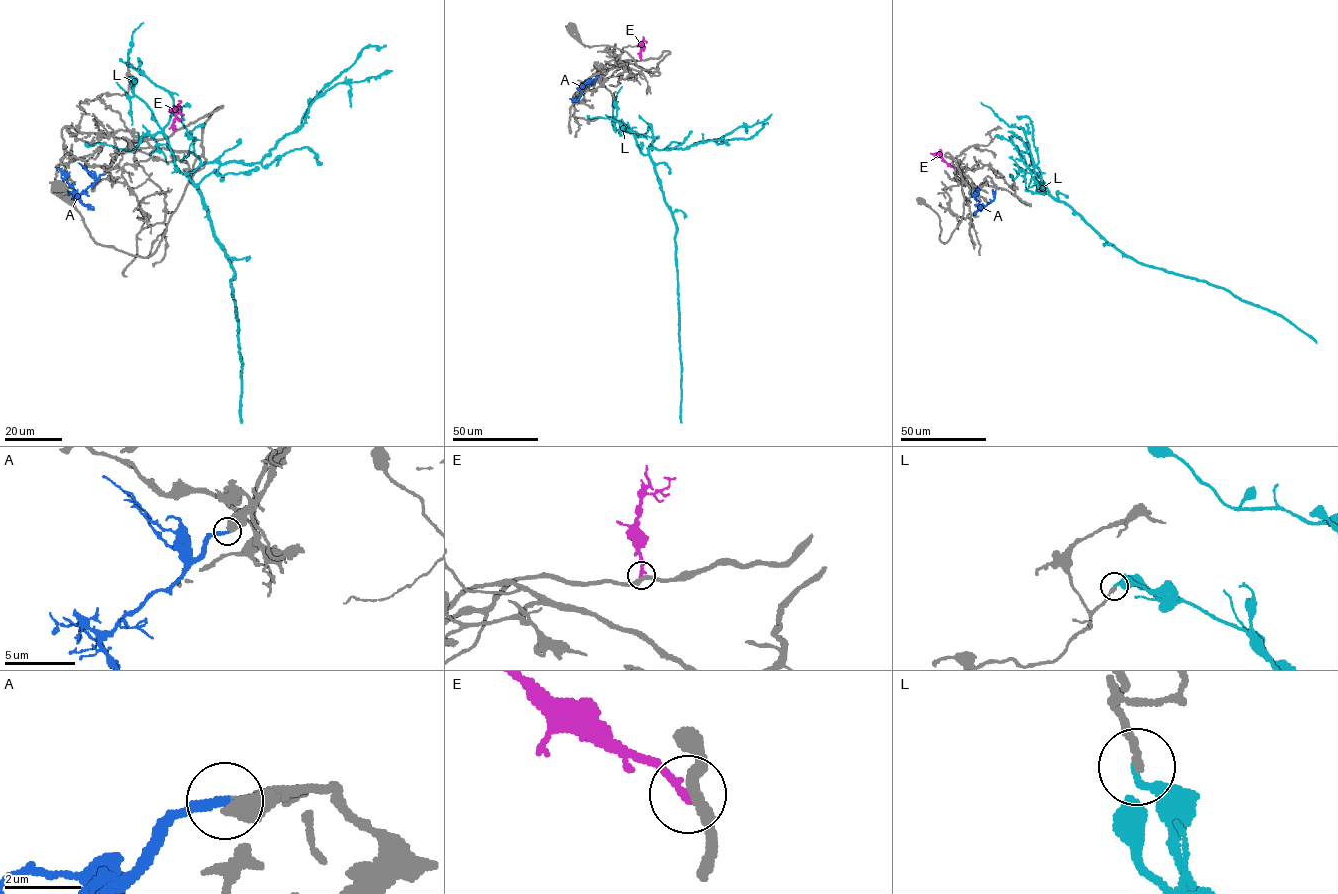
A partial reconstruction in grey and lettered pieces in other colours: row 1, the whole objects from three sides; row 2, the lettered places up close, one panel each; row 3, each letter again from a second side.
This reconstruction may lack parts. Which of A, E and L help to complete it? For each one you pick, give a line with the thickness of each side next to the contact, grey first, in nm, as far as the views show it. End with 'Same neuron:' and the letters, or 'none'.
A: Thickness 550 nm (grey) against 260 nm
Same neuron: A

